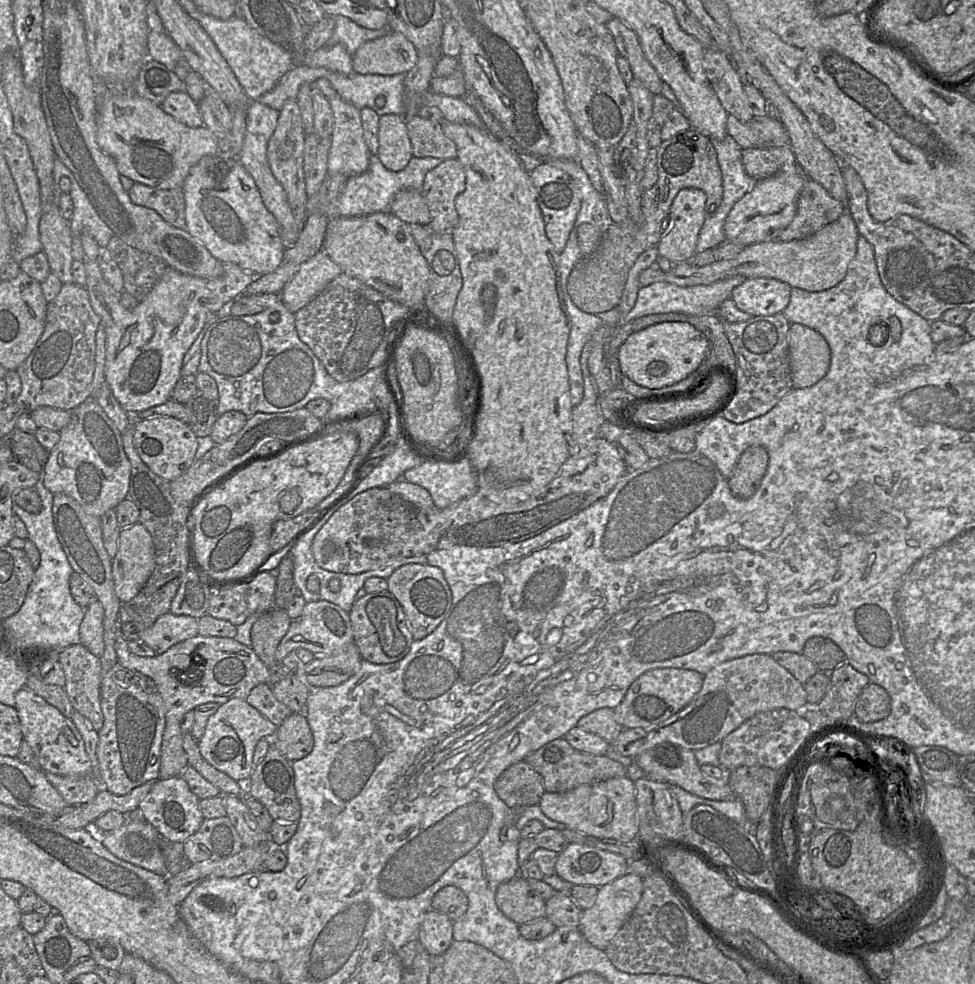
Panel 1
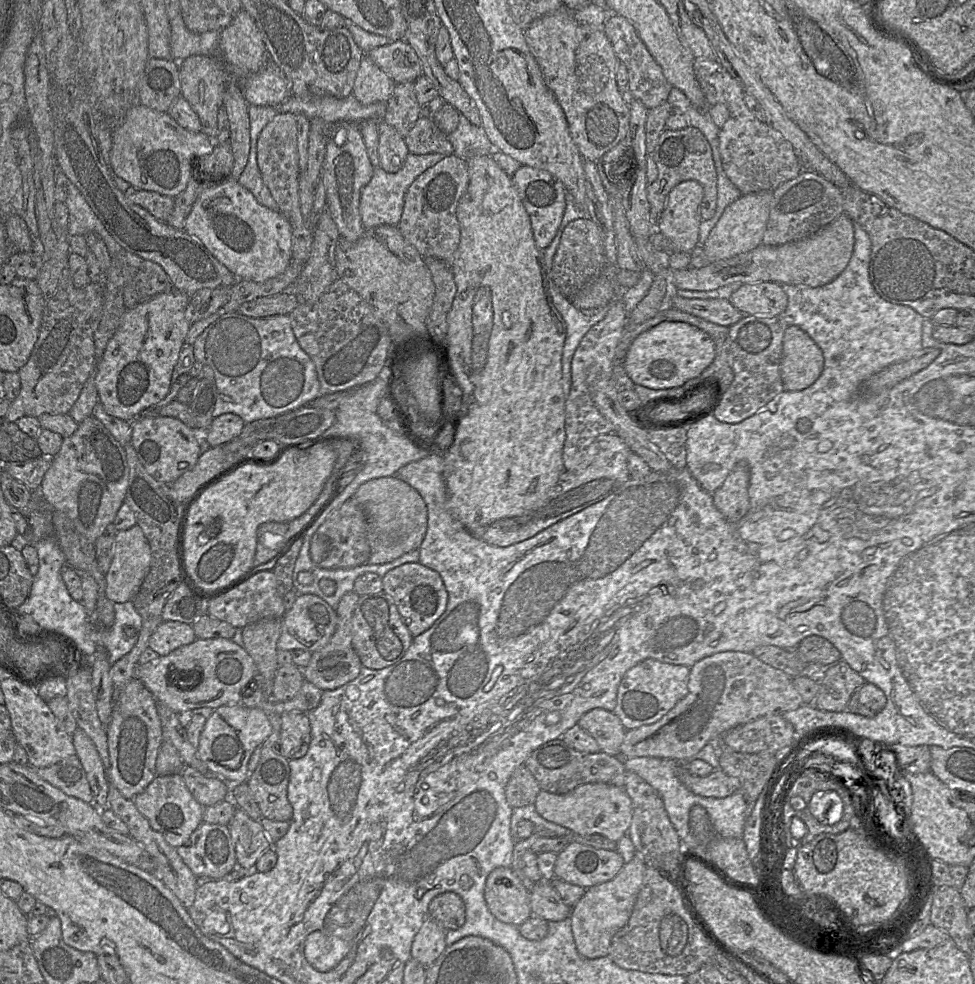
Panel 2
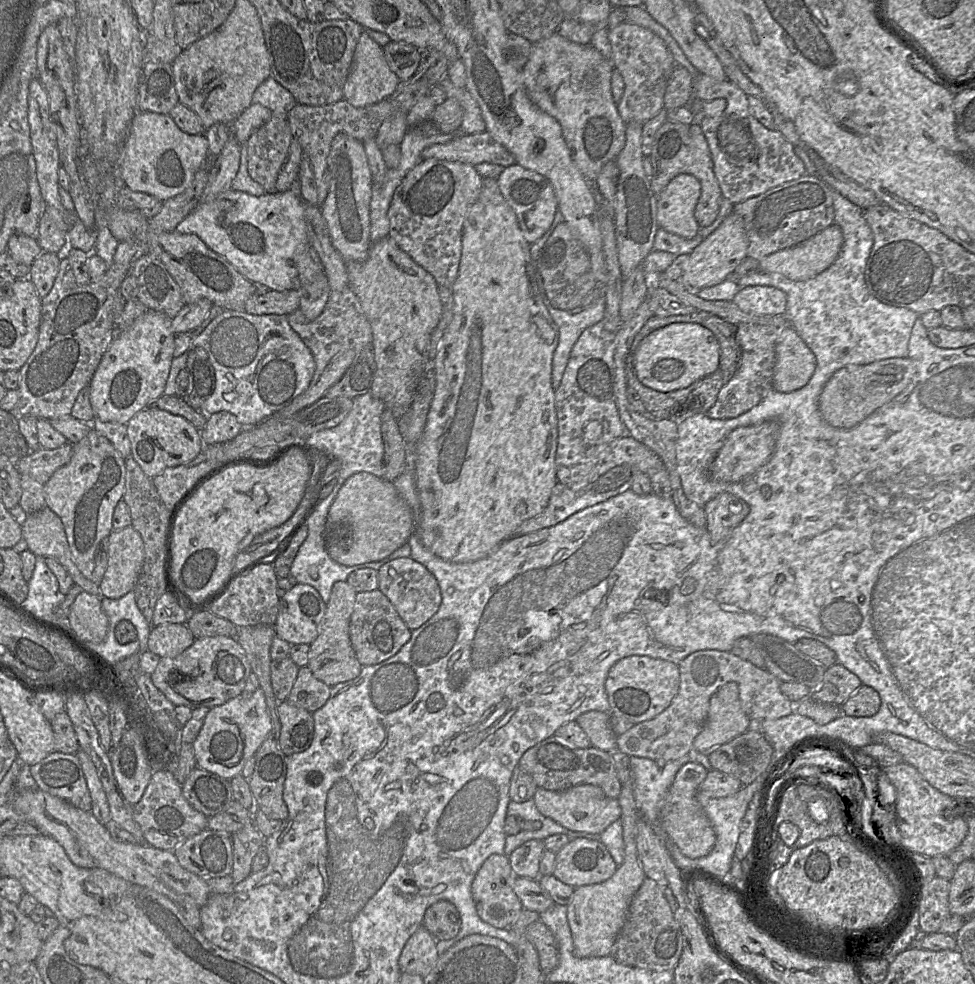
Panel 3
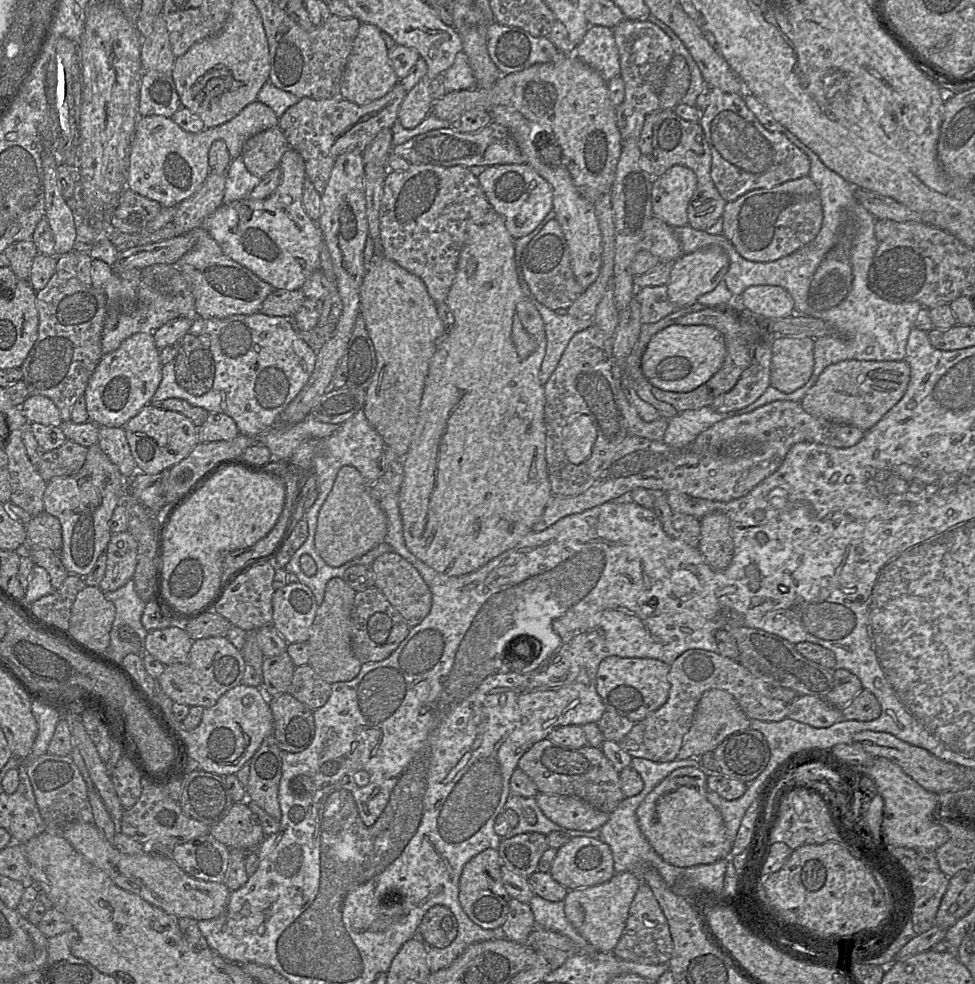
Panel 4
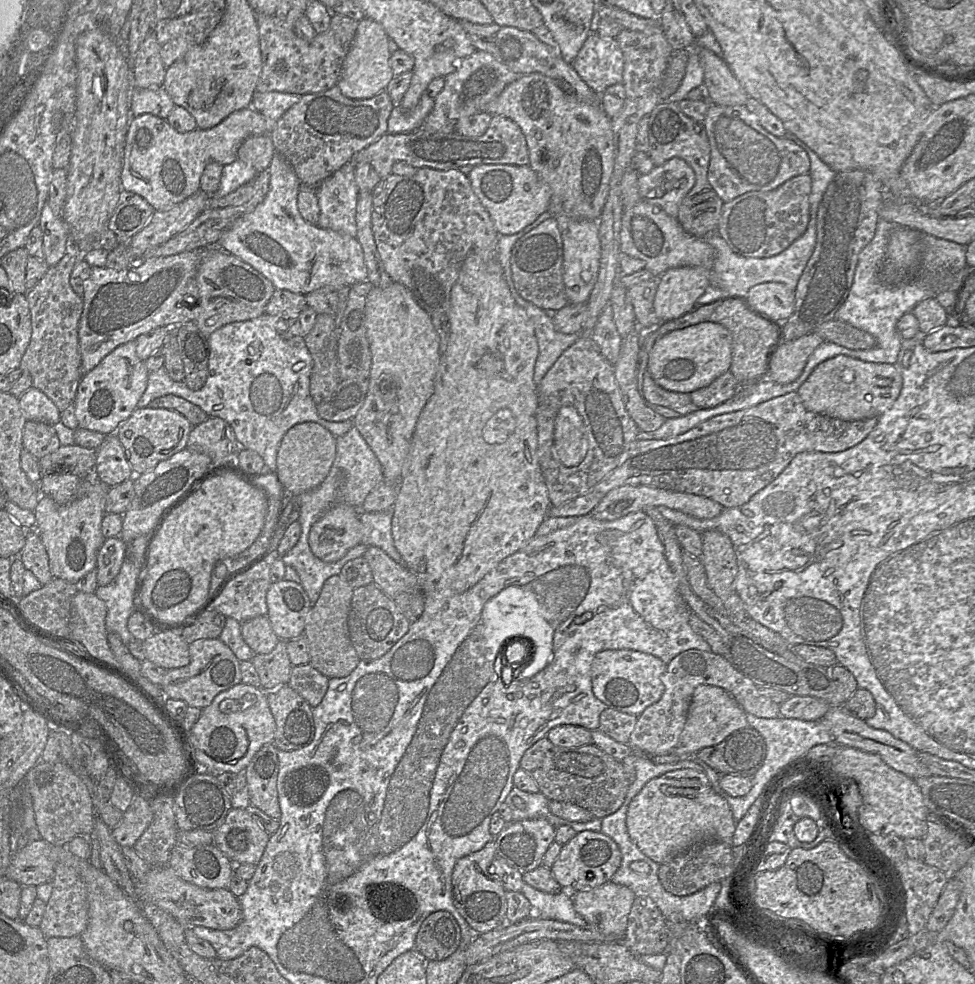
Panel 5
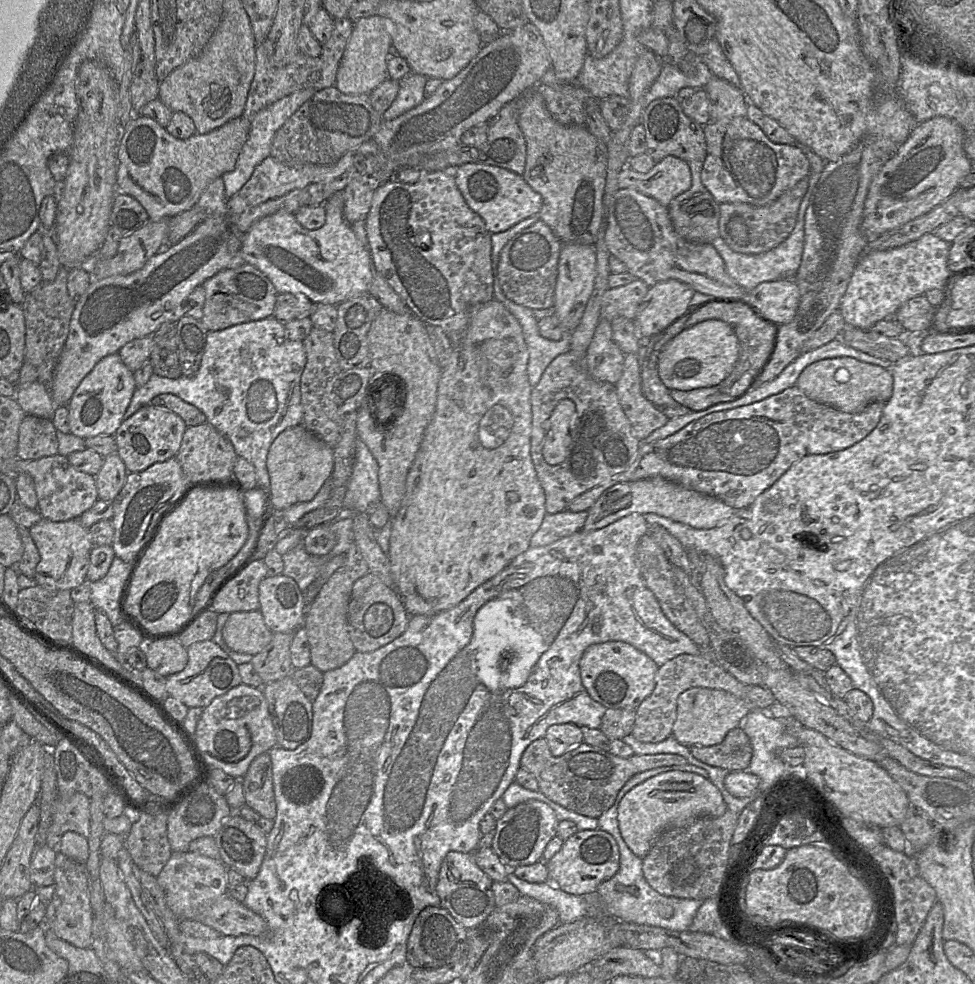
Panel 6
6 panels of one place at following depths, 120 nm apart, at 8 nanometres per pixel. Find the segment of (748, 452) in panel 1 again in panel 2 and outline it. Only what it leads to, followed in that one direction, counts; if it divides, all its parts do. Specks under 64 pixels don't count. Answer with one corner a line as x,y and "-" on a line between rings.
738,462
721,487
712,493
713,503
723,517
738,522
749,510
750,472
746,462

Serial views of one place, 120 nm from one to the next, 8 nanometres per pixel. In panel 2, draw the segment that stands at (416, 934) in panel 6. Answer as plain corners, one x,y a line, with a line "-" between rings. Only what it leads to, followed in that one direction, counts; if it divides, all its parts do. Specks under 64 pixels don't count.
452,891
435,896
429,903
428,917
447,931
459,929
465,922
463,899

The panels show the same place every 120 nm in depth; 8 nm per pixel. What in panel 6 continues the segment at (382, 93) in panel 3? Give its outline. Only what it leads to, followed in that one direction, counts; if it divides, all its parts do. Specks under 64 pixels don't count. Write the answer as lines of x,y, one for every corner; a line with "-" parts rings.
374,15
355,21
340,61
335,87
347,95
368,95
388,79
387,60
390,57
391,45
391,22
389,19

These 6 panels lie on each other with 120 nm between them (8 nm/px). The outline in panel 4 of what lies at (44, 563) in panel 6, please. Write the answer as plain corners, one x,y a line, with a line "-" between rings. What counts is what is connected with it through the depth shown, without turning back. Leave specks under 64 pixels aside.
98,444
88,448
86,460
81,469
71,476
60,476
51,479
44,491
44,511
57,517
62,529
62,548
59,557
69,574
86,576
94,567
98,557
105,552
110,537
110,519
117,505
120,505
120,496
127,488
129,479
125,479
118,467
102,451

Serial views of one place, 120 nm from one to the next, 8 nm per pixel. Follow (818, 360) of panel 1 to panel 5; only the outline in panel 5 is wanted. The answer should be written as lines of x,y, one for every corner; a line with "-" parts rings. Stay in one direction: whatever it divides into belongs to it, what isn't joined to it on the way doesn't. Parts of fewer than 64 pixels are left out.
812,332
791,341
782,341
770,352
766,377
788,384
796,380
813,351
824,341

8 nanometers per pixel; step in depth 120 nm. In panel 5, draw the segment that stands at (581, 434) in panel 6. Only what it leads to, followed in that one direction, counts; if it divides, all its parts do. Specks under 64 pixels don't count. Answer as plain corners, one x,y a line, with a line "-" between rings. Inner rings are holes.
582,334
578,341
568,347
556,360
538,385
538,407
536,411
538,446
537,456
547,485
551,506
559,507
564,503
584,495
605,476
621,466
630,454
631,444
641,437
641,431
626,410
619,385
615,377
615,367
601,353
591,334
-
563,406
573,406
583,419
588,450
583,461
573,467
564,466
552,453
555,420

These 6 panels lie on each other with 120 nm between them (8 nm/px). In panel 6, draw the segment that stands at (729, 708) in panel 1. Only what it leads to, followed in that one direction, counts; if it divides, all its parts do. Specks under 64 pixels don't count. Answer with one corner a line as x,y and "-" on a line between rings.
679,655
658,668
652,693
636,708
636,719
631,734
638,741
645,743
659,743
667,739
672,735
676,720
678,697
690,688
703,687
723,690
747,702
745,686
747,685
738,681
719,663
714,663
702,655

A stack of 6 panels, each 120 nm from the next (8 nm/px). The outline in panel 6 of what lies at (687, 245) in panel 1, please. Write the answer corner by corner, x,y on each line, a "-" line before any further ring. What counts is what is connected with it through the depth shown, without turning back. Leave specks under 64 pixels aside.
667,156
647,173
625,167
619,173
618,187
635,189
668,207
673,198
691,187
691,172
685,161

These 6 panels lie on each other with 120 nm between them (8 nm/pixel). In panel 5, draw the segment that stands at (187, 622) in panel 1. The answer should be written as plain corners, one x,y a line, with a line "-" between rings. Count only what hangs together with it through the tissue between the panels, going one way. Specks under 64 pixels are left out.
159,629
151,637
143,641
146,659
166,669
180,668
190,663
189,644
181,636
181,630

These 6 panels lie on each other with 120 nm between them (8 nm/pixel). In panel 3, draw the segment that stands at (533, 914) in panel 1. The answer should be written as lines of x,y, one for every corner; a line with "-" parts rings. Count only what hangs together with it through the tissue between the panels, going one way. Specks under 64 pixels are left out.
492,854
483,862
472,881
471,893
477,914
484,922
502,929
517,920
523,905
513,889
515,877
505,854

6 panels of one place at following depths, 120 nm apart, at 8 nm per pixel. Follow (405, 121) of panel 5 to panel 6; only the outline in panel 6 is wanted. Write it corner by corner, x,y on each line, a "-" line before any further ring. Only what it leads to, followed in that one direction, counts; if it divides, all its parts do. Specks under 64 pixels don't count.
410,72
399,80
399,90
391,106
383,113
383,120
393,120
418,106
425,99
427,76

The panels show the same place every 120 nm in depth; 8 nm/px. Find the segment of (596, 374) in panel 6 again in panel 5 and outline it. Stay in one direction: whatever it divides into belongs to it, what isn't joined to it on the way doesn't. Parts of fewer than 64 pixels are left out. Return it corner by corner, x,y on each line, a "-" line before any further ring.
610,303
601,312
594,329
591,331
591,337
598,345
602,355
615,365
619,358
622,337
617,331

